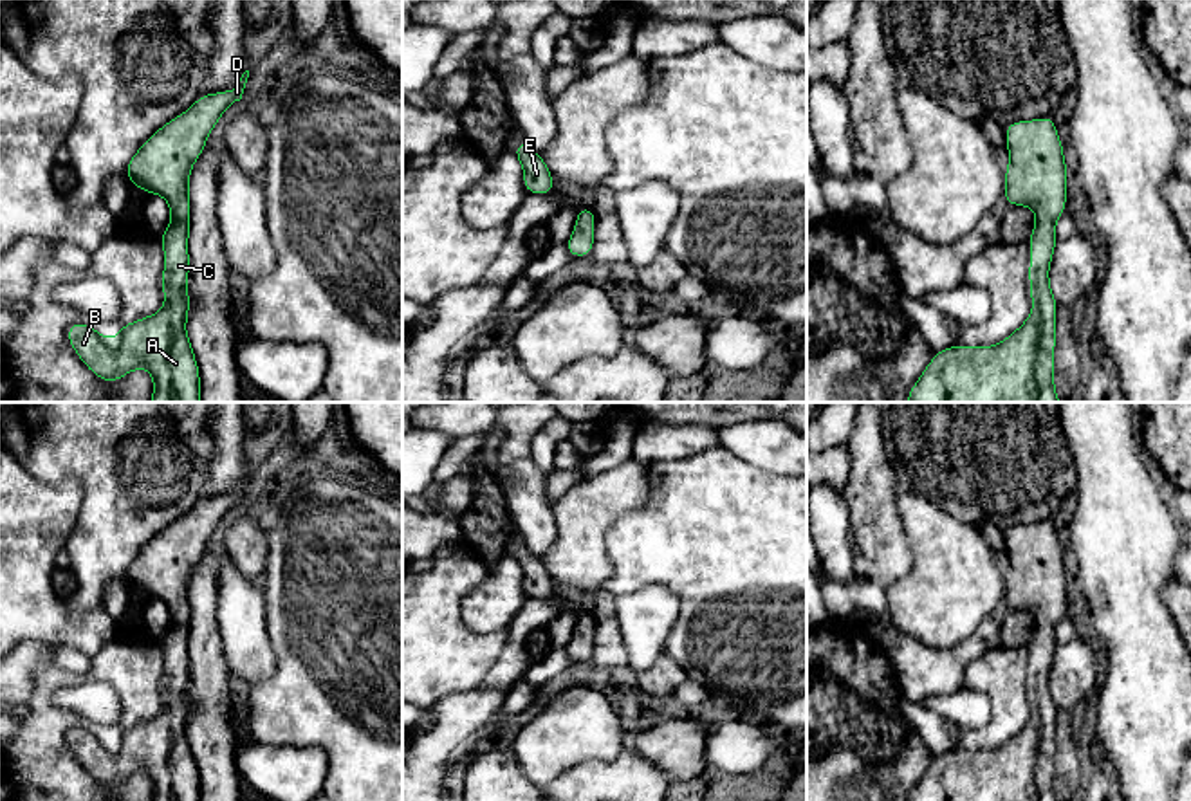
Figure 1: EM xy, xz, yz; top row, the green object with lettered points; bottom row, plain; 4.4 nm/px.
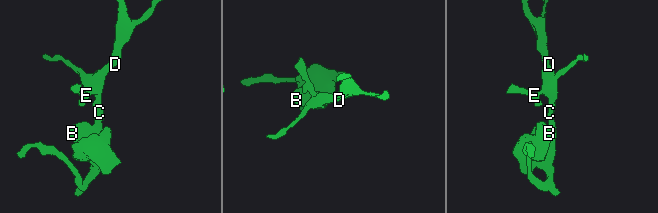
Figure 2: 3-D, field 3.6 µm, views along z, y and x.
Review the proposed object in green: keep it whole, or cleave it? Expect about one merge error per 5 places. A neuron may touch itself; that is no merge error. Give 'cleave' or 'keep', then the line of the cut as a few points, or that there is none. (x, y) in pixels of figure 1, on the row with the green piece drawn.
keep | no cut

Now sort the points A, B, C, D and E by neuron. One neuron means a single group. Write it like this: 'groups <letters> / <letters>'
groups A B C D E

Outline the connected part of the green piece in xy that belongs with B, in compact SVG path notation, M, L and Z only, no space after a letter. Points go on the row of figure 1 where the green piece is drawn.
M249 70L233 90L202 94L186 112L153 132L126 164L126 179L143 193L161 195L170 204L170 226L159 236L164 251L161 285L164 305L159 312L119 327L115 339L85 323L72 323L67 339L83 364L103 382L115 382L134 370L146 368L153 379L152 402L200 402L200 372L191 348L186 321L189 316L189 175L195 161L222 114L242 99Z

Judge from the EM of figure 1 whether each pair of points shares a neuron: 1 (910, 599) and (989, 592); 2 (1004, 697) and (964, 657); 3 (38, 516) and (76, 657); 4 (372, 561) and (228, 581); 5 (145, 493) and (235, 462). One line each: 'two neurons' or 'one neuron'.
1: one neuron
2: two neurons
3: two neurons
4: two neurons
5: two neurons

